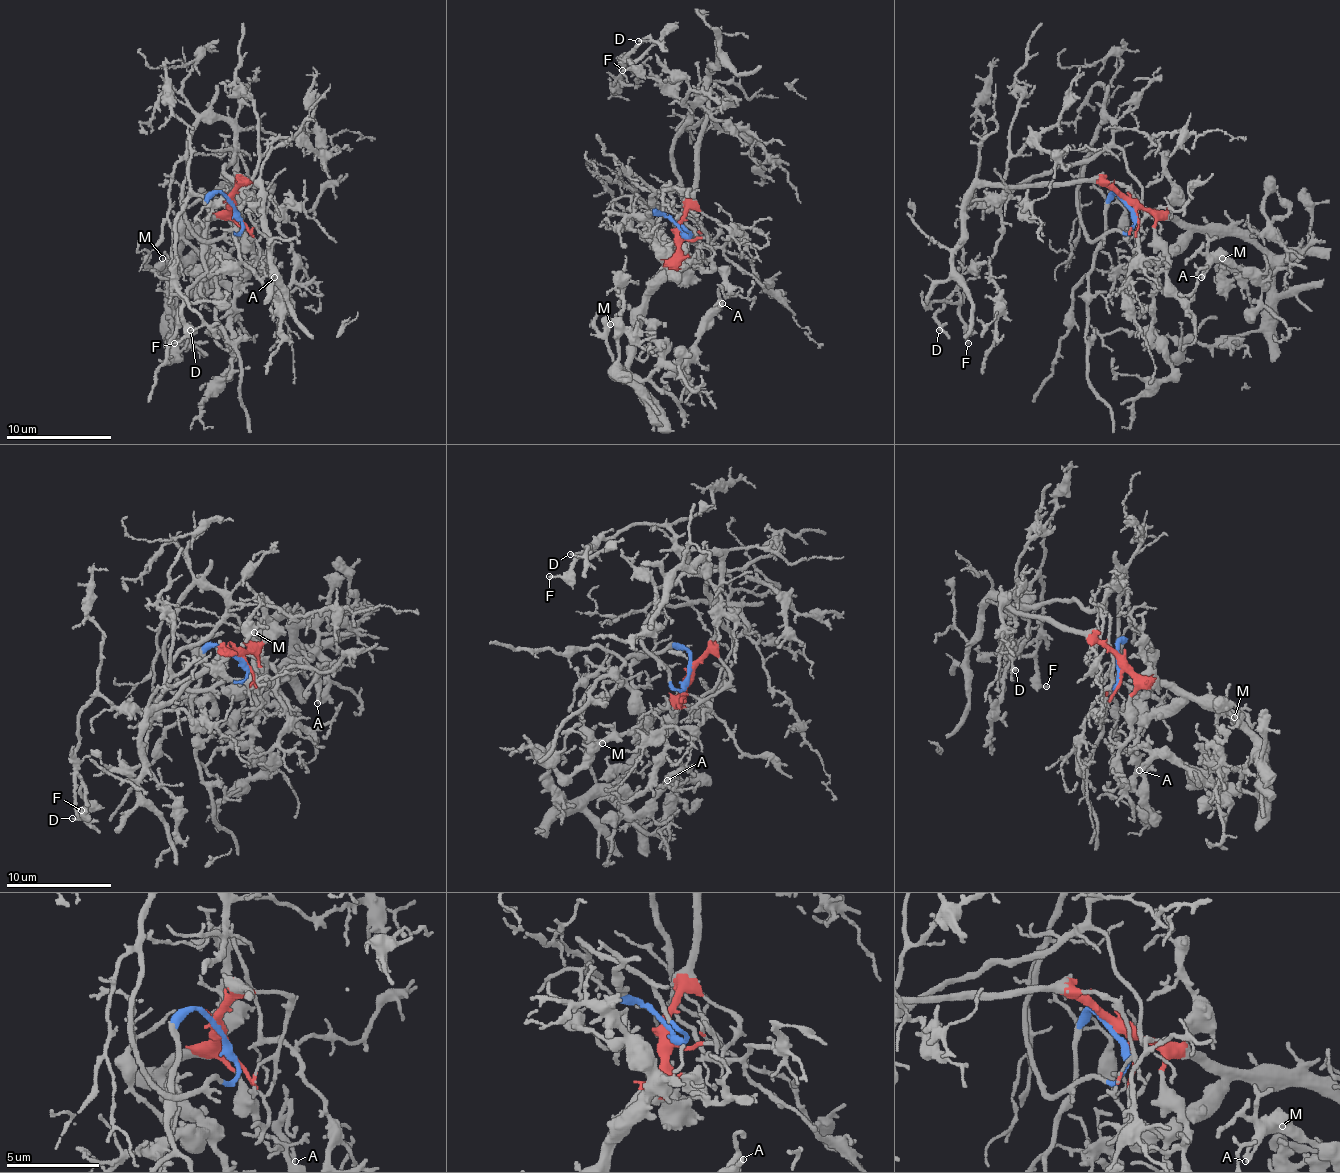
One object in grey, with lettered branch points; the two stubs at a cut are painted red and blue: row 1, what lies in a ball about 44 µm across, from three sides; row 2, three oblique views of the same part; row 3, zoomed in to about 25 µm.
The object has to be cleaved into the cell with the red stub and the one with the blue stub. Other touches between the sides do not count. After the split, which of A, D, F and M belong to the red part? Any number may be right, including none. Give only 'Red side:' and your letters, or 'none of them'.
Red side: A, M

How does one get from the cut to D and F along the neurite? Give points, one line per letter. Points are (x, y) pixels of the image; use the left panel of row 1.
D: (234, 204), (237, 233), (187, 220), (200, 120), (234, 138), (242, 202), (176, 220), (189, 331)
F: (234, 204), (237, 233), (187, 220), (200, 120), (234, 138), (242, 202), (176, 220), (174, 344)

